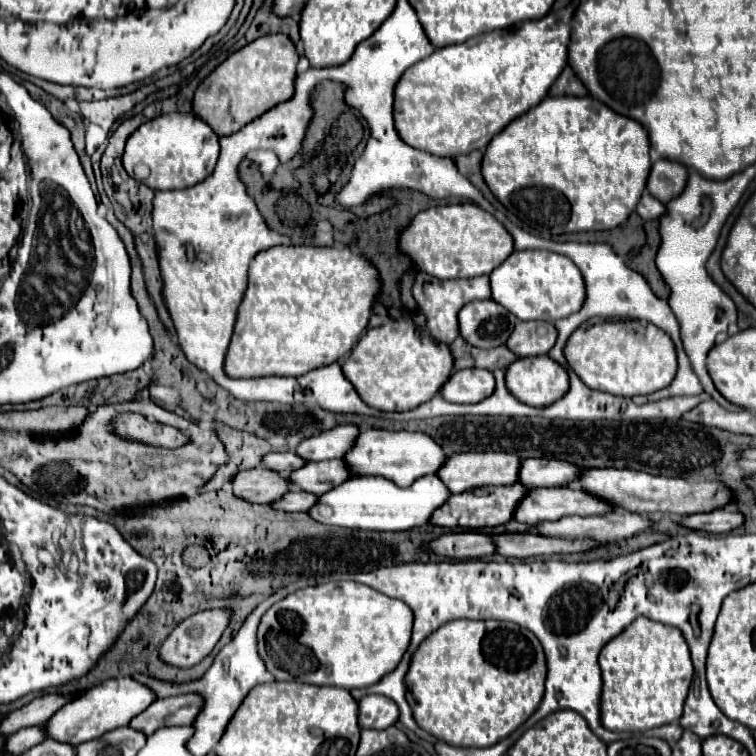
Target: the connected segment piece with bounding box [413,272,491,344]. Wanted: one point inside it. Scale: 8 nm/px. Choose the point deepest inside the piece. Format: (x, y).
(440, 300)

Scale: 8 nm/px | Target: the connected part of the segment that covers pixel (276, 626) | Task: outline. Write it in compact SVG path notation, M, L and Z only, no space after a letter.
M327 582L295 590L283 600L275 602L263 616L257 628L257 650L267 670L275 680L305 682L317 686L339 686L345 690L365 688L387 672L395 670L407 650L413 628L413 612L401 600L379 594L377 590L359 582Z

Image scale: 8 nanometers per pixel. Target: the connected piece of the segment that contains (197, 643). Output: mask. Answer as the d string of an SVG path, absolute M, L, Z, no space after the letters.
M205 610L205 612L197 612L189 618L185 618L183 622L179 622L159 648L161 662L165 662L167 666L173 666L173 668L193 668L195 664L199 664L221 638L223 630L229 624L229 616L231 614L227 610Z

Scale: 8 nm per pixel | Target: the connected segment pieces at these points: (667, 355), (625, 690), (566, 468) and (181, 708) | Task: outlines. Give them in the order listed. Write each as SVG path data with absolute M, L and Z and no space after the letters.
M637 318L587 320L571 334L563 352L569 368L585 386L615 396L651 394L669 386L677 372L677 354L671 338L651 322Z
M639 616L603 646L599 666L603 676L601 724L607 730L647 732L681 718L693 678L693 664L679 628Z
M527 458L523 466L519 466L519 482L529 488L553 488L567 486L581 474L581 468L561 460L547 458Z
M183 694L183 696L171 696L165 700L155 700L143 714L137 714L129 726L149 736L151 732L163 728L163 726L187 726L193 724L197 712L203 706L203 698L197 694Z

